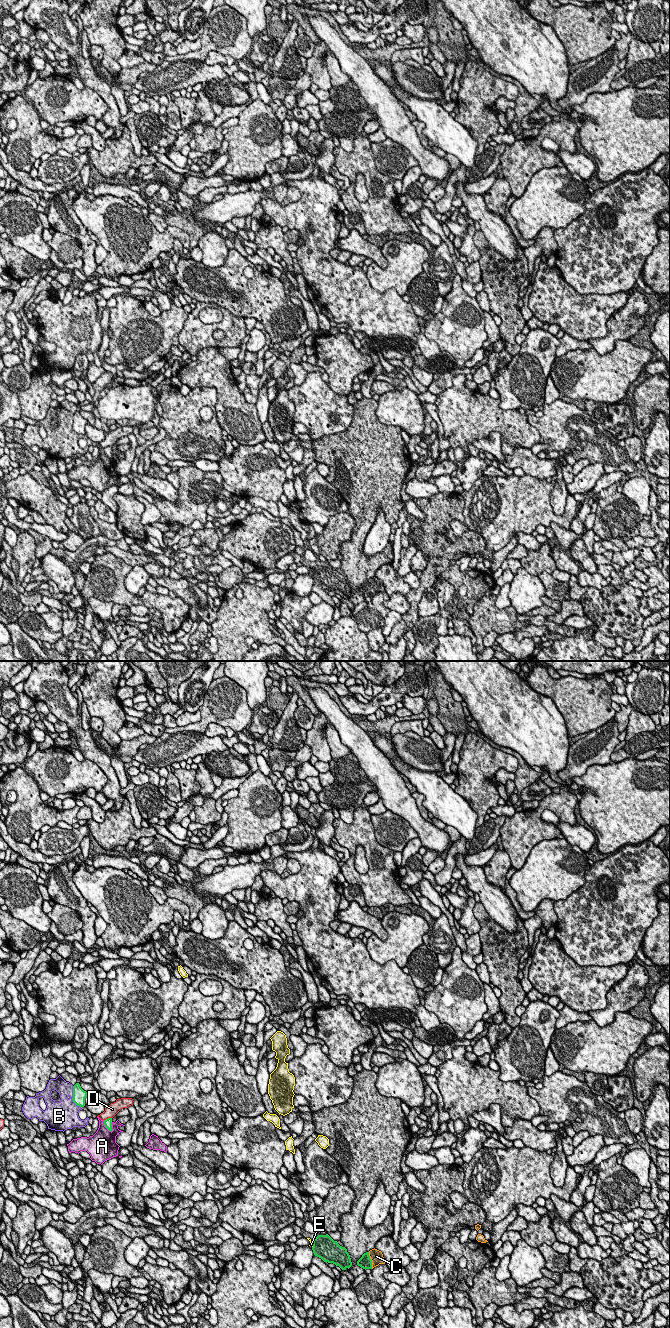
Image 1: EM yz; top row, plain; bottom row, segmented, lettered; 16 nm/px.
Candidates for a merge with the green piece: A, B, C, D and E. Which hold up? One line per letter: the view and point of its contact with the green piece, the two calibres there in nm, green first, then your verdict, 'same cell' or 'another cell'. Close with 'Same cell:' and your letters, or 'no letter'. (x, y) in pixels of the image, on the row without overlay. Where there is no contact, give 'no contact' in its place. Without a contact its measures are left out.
A: meets green in yz at (105, 454); 130 nm thick on the green side, 380 nm on the other; another cell
B: meets green in yz at (73, 425); 220 nm thick on the green side, 360 nm on the other; another cell
C: meets green in yz at (371, 588); 200 nm thick on the green side, 200 nm on the other; same cell
D: meets green in yz at (108, 446); 130 nm thick on the green side, 190 nm on the other; another cell
E: meets green in yz at (313, 573); 380 nm thick on the green side, 60 nm on the other; another cell
Same cell: C

